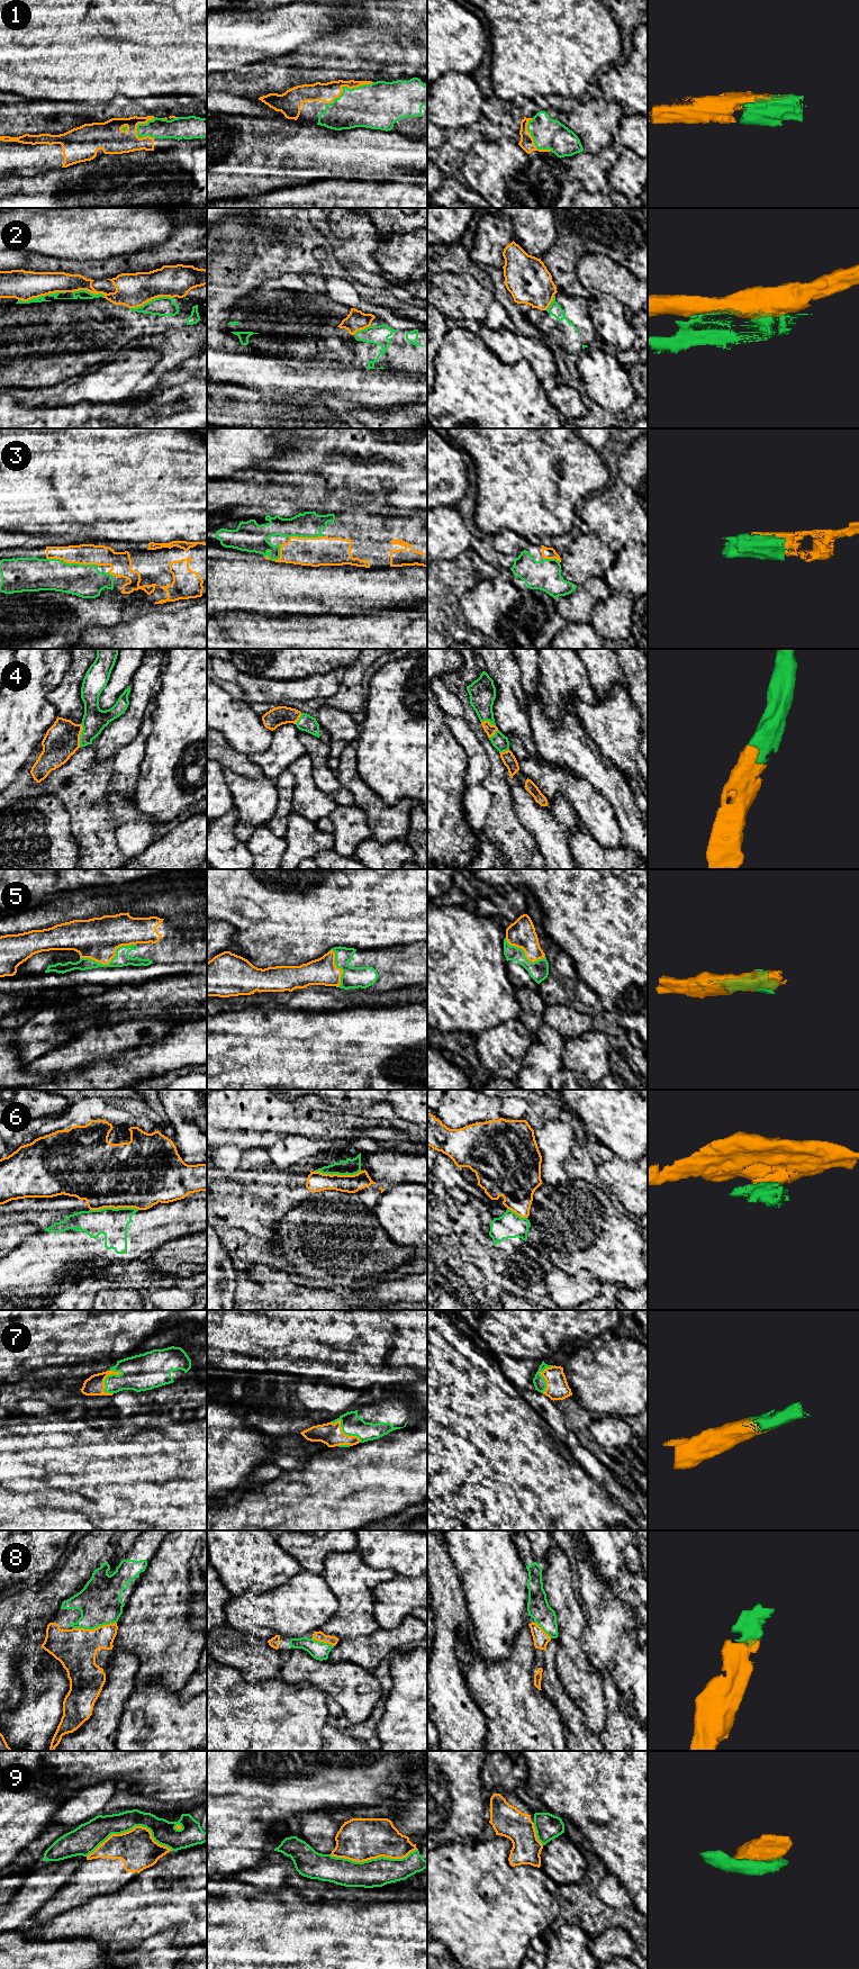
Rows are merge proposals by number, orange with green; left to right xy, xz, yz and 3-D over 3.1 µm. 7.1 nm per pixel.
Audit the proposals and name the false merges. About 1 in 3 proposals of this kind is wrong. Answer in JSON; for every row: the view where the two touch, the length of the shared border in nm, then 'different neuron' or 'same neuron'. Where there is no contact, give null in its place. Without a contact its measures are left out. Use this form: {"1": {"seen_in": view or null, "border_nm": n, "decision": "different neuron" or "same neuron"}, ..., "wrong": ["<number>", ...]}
{"1": {"seen_in": "xz", "border_nm": 360, "decision": "same neuron"}, "2": {"seen_in": "xy", "border_nm": 360, "decision": "different neuron"}, "3": {"seen_in": "xy", "border_nm": 380, "decision": "same neuron"}, "4": {"seen_in": "xy", "border_nm": 170, "decision": "same neuron"}, "5": {"seen_in": "xy", "border_nm": 420, "decision": "same neuron"}, "6": {"seen_in": "xy", "border_nm": 360, "decision": "different neuron"}, "7": {"seen_in": "xy", "border_nm": 200, "decision": "same neuron"}, "8": {"seen_in": "xy", "border_nm": 320, "decision": "same neuron"}, "9": {"seen_in": "xy", "border_nm": 600, "decision": "different neuron"}, "wrong": ["2", "6", "9"]}

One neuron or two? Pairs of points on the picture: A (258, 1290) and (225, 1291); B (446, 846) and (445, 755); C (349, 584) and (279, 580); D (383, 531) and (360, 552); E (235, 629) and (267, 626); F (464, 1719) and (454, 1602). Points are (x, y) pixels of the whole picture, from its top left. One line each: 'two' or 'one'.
A: two
B: one
C: one
D: one
E: one
F: one

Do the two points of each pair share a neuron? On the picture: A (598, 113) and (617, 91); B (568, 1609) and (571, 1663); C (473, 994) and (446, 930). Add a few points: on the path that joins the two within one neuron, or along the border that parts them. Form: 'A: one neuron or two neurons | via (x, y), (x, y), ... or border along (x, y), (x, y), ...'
A: two neurons | border along (602, 97), (609, 102), (615, 102), (622, 109)
B: one neuron | via (570, 1623), (570, 1650)
C: one neuron | via (458, 978), (448, 968), (446, 946)

